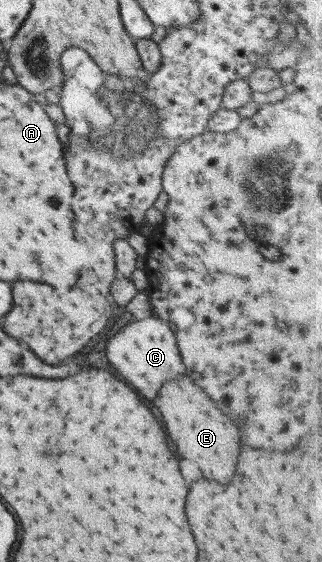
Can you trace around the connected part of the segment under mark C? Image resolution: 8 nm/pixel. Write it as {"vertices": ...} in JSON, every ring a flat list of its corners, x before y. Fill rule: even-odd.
{"vertices":[[150,315,127,322,125,327,119,329,119,333,107,339,105,355,117,373,147,399,157,395,163,382,177,379,186,371,176,346,175,333,162,319]]}

